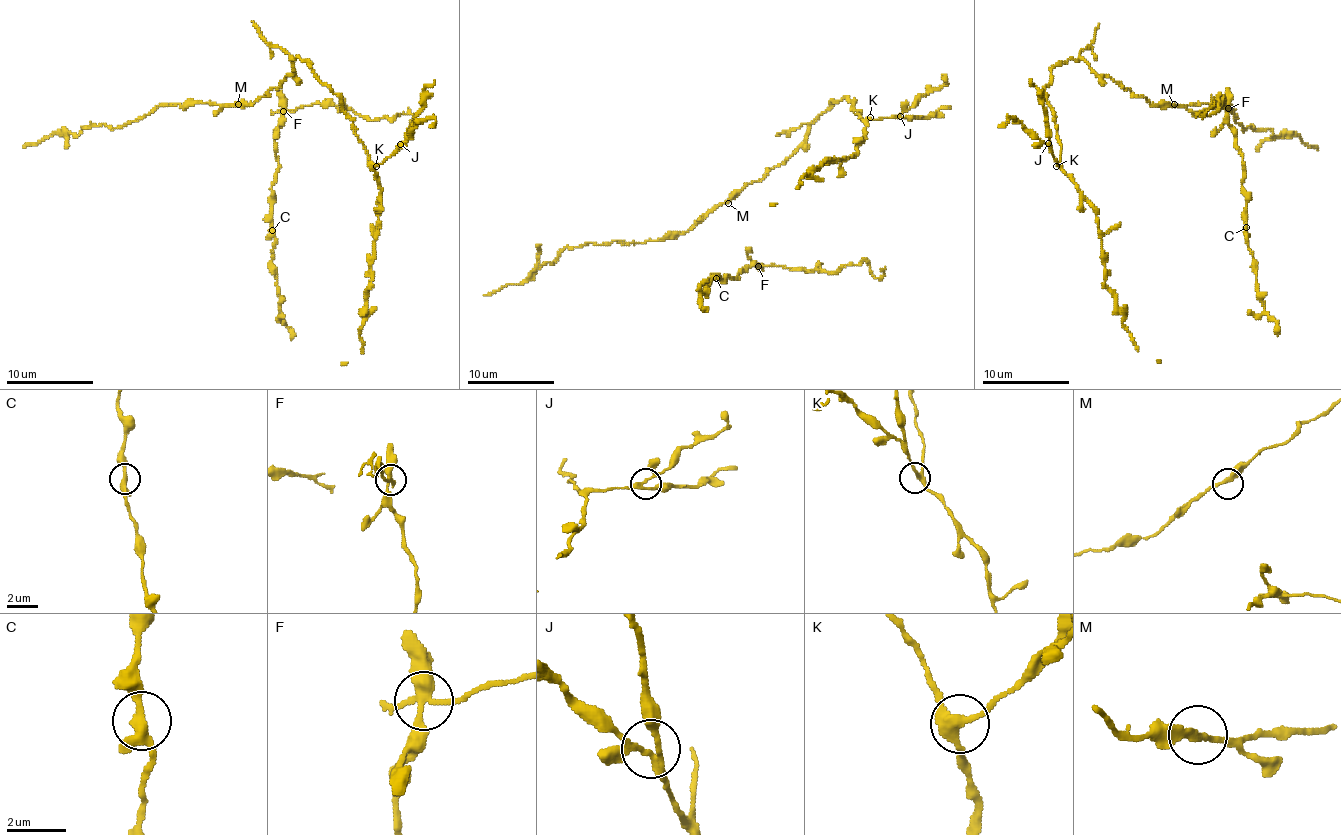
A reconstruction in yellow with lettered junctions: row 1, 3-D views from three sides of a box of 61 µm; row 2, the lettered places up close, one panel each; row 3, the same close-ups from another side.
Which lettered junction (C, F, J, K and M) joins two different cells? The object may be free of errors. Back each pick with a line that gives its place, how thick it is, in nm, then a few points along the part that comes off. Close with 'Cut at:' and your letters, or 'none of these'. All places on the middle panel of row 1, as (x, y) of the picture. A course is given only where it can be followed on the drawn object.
F: (758, 266) | 300 nm | (759, 266), (833, 272), (865, 260), (872, 274), (883, 278), (880, 269)
Cut at: F

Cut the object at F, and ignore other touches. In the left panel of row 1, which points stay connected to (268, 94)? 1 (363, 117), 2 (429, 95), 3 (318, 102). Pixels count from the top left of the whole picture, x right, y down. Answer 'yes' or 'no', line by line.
1: no
2: yes
3: no

